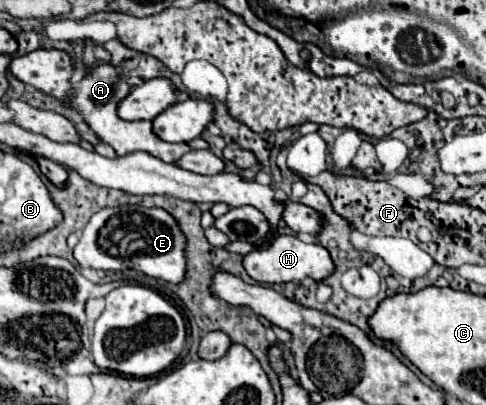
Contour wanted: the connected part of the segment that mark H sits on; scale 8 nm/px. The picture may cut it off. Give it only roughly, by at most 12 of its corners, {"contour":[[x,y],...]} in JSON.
{"contour":[[279,236],[243,258],[253,280],[319,282],[335,272],[321,244]]}

